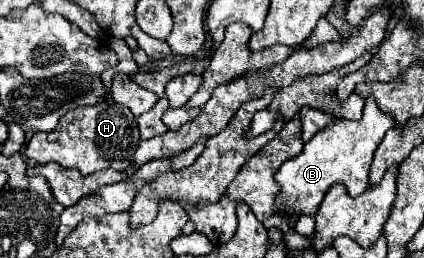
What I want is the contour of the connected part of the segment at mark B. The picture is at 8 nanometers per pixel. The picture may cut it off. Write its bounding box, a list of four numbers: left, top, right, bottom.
[275,98,397,214]

